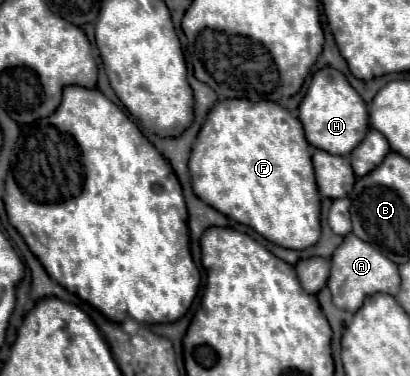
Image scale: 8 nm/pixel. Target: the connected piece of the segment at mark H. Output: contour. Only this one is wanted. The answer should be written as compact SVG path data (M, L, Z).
M324 67L312 75L312 83L308 87L308 93L304 95L298 117L304 125L306 139L312 147L318 147L322 151L334 153L334 155L348 155L360 139L364 139L368 131L368 111L364 99L352 89L348 79L342 71L334 67Z

